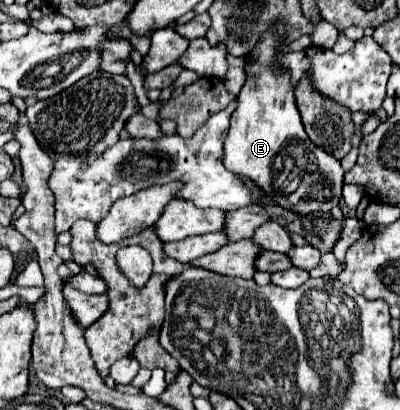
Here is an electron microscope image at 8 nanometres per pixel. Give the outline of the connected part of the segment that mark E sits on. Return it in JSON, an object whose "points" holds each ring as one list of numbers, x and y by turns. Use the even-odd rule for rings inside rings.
{"points":[[268,33,268,37,264,37,264,41,260,41,260,45,250,53,250,57,254,57,256,61,244,67,248,81,236,97,238,107,232,113,232,125,224,141,224,167,240,177,252,179,268,197,274,199,276,205,284,209,290,209,300,215,314,213,314,211,330,211,334,205,340,203,342,185,344,185,344,169,334,155,318,149,308,139,300,121,300,113,294,103,294,89,288,89,288,85,284,85,284,73,276,75,272,73,272,69,268,69,268,73,260,73,260,65,272,61,278,55,276,51,278,45,282,43,276,41,272,33],[256,73,260,73,260,77,256,77],[252,77,256,77,256,89,252,89],[300,163,310,163,316,167,316,173,324,175,324,179,334,189,334,195,330,201,306,201,306,205,290,203,290,199,284,195,284,187,294,177,294,171,304,169,304,165]]}

